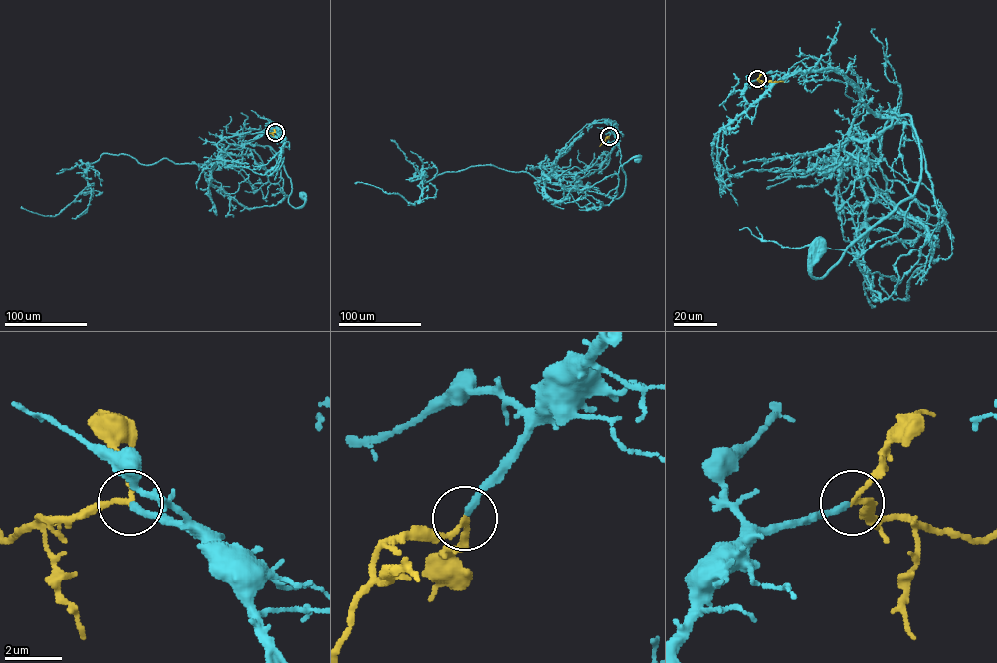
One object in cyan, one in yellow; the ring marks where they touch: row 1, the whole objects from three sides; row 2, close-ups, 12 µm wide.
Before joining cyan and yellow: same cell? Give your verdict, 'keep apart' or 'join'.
join

